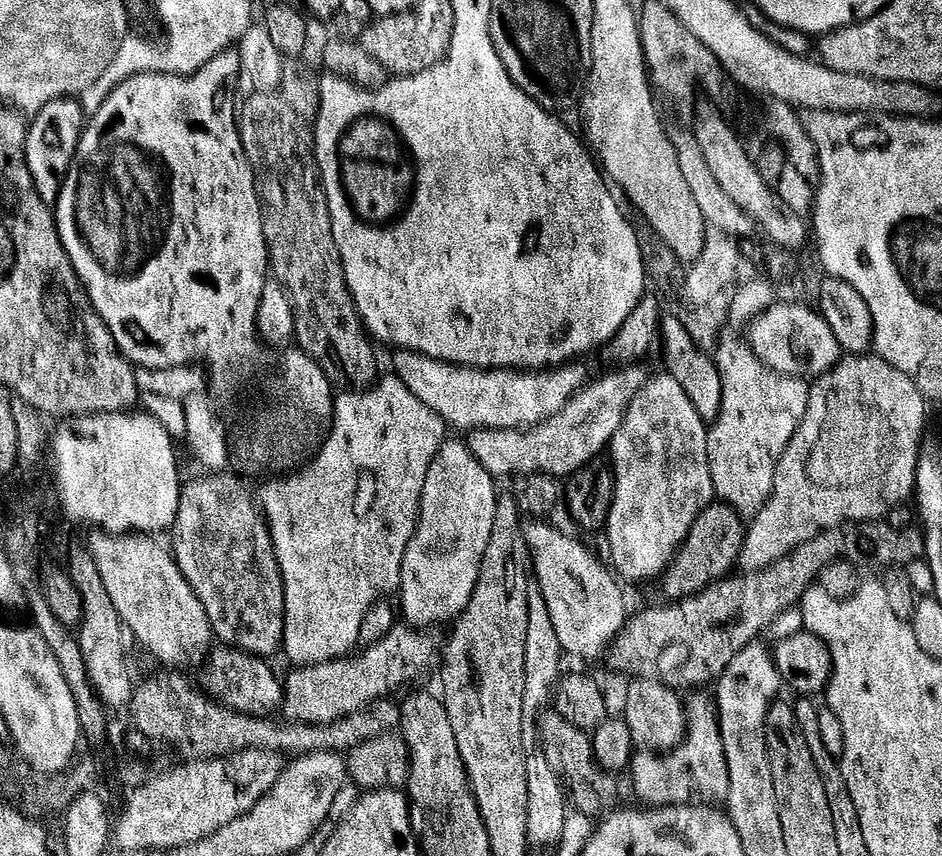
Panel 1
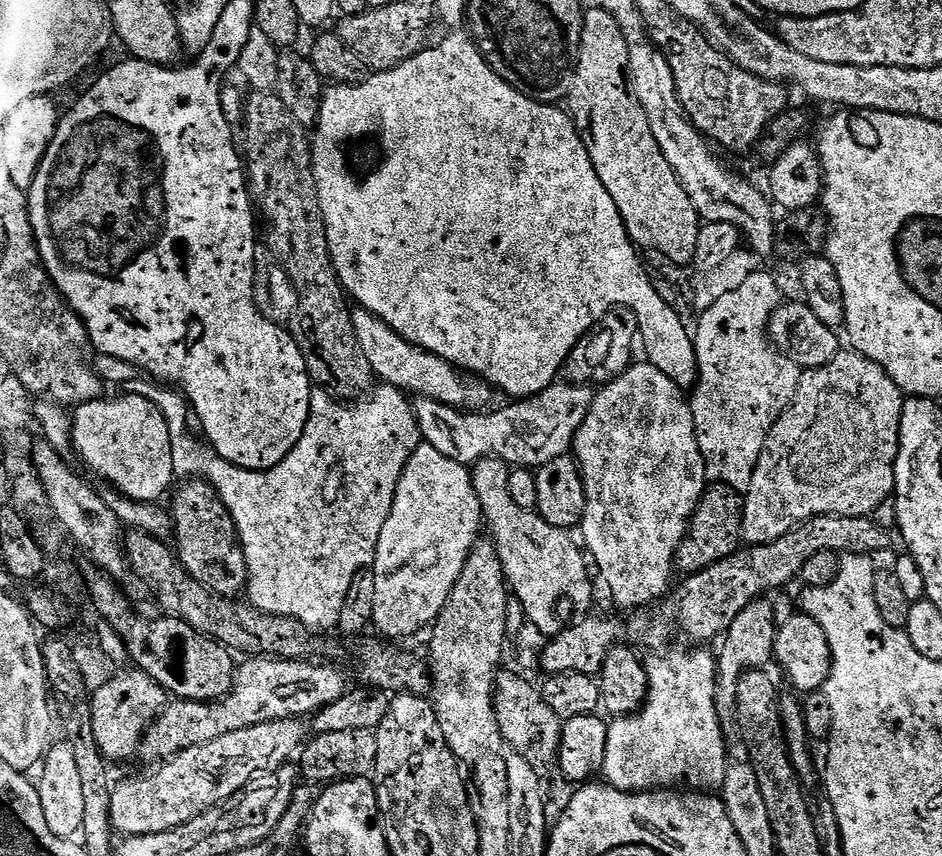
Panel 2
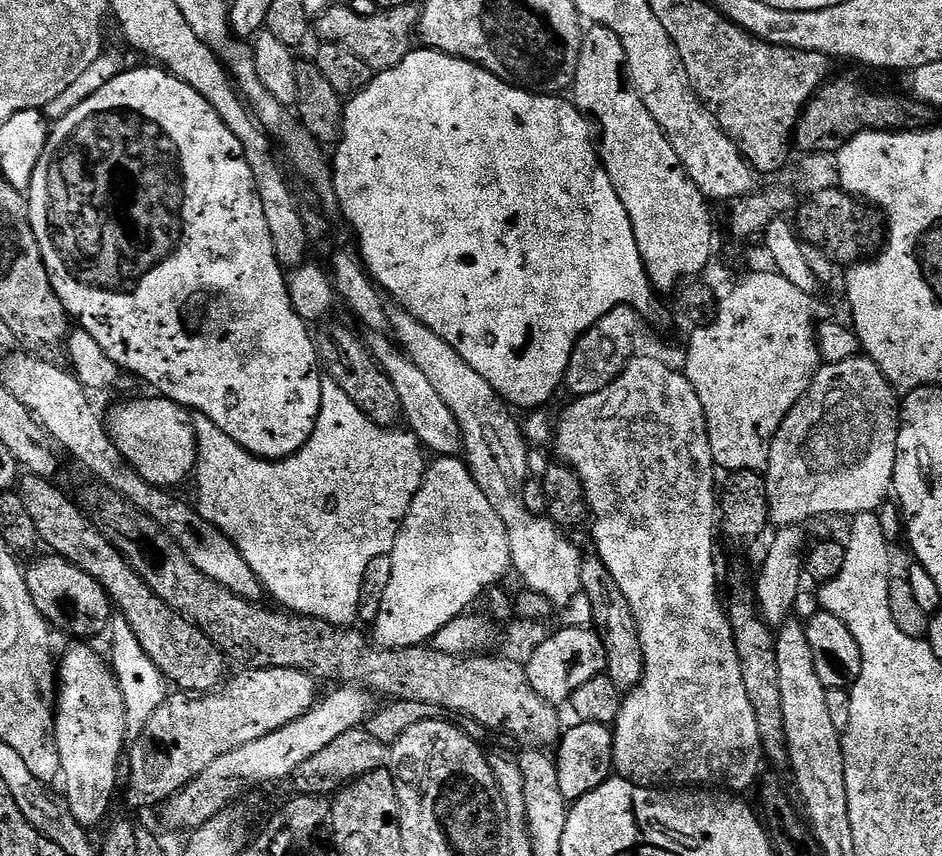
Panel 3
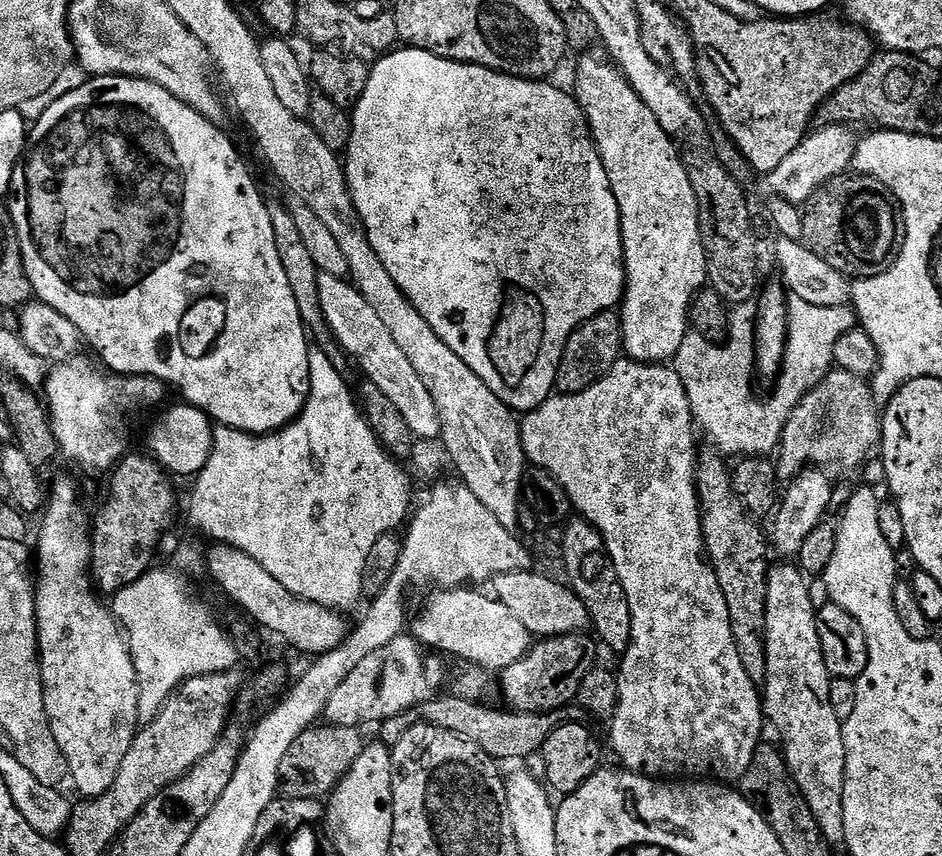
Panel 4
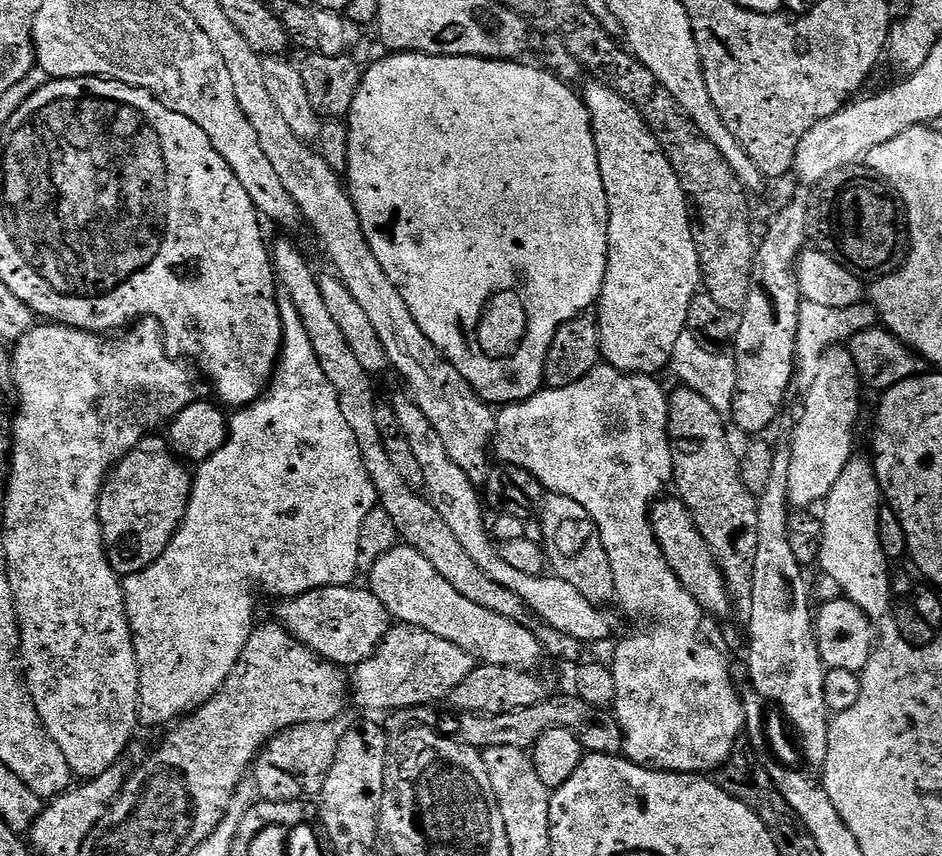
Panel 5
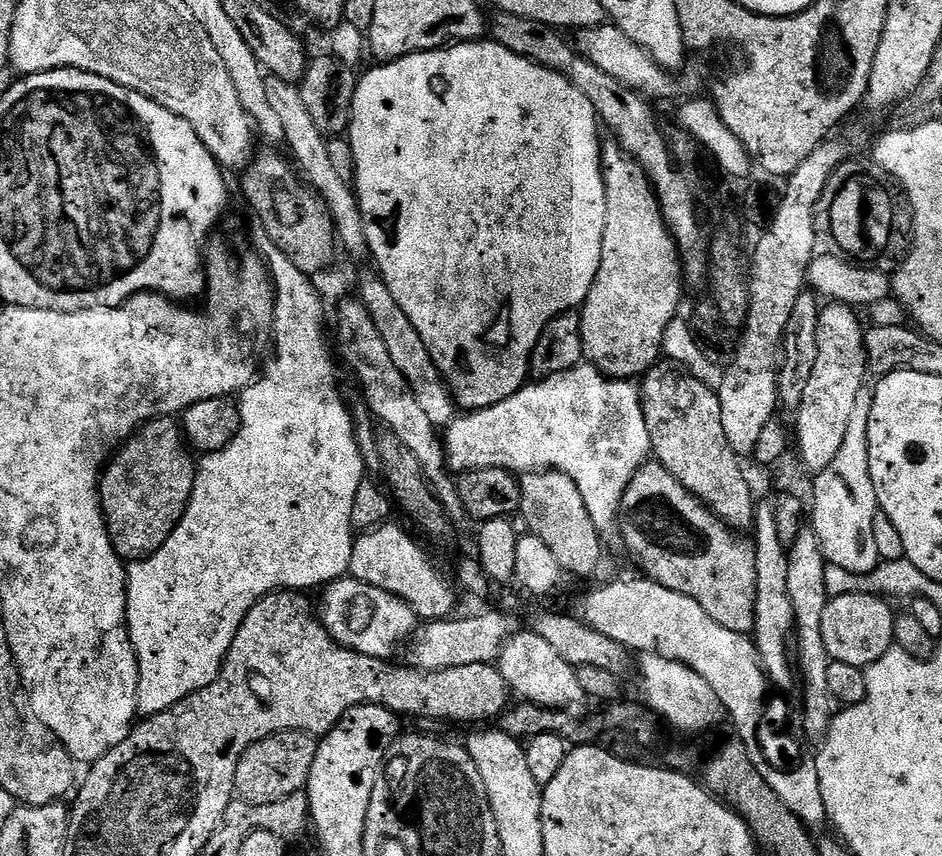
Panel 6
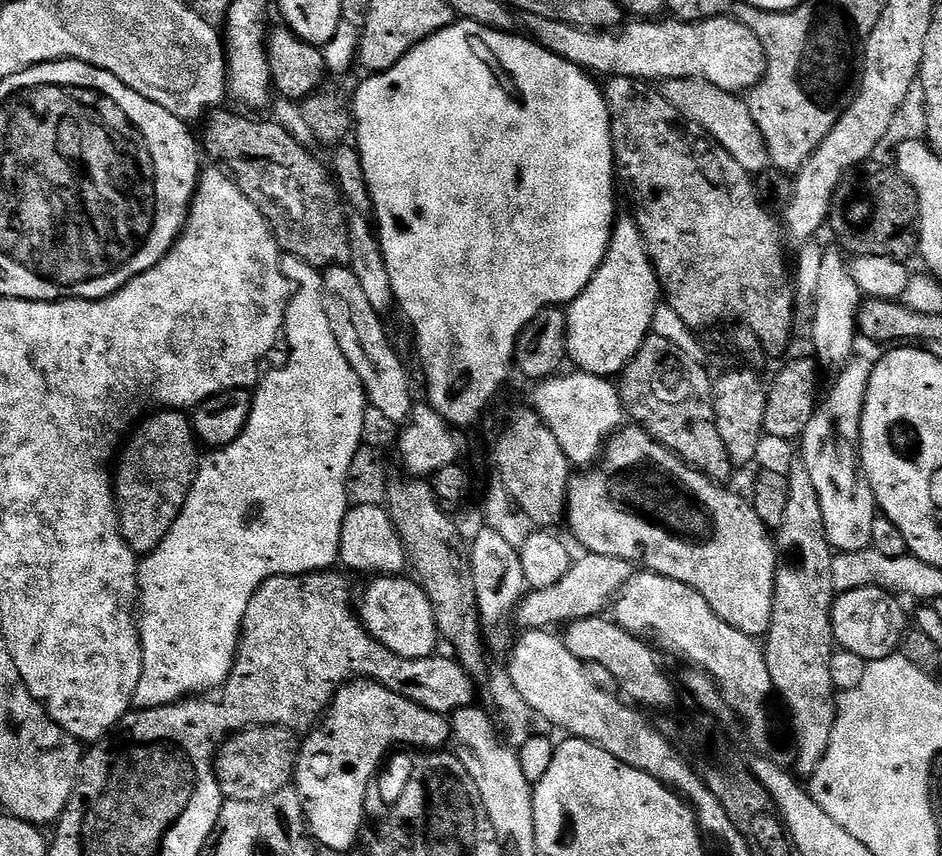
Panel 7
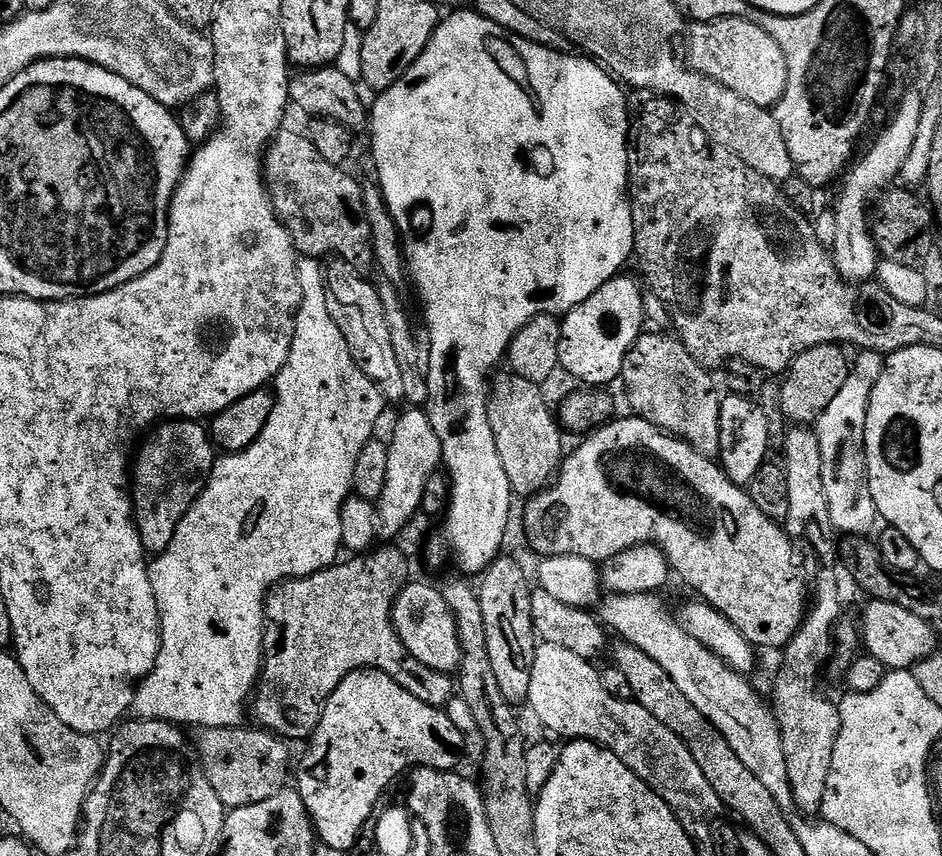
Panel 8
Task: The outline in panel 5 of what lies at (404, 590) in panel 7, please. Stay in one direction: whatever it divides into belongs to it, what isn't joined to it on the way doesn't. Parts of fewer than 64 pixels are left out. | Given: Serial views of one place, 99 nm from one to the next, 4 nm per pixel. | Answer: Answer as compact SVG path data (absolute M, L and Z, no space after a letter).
M329 586L315 588L301 596L281 599L275 619L290 635L310 650L337 666L355 666L376 653L376 647L393 627L392 615L367 587Z

